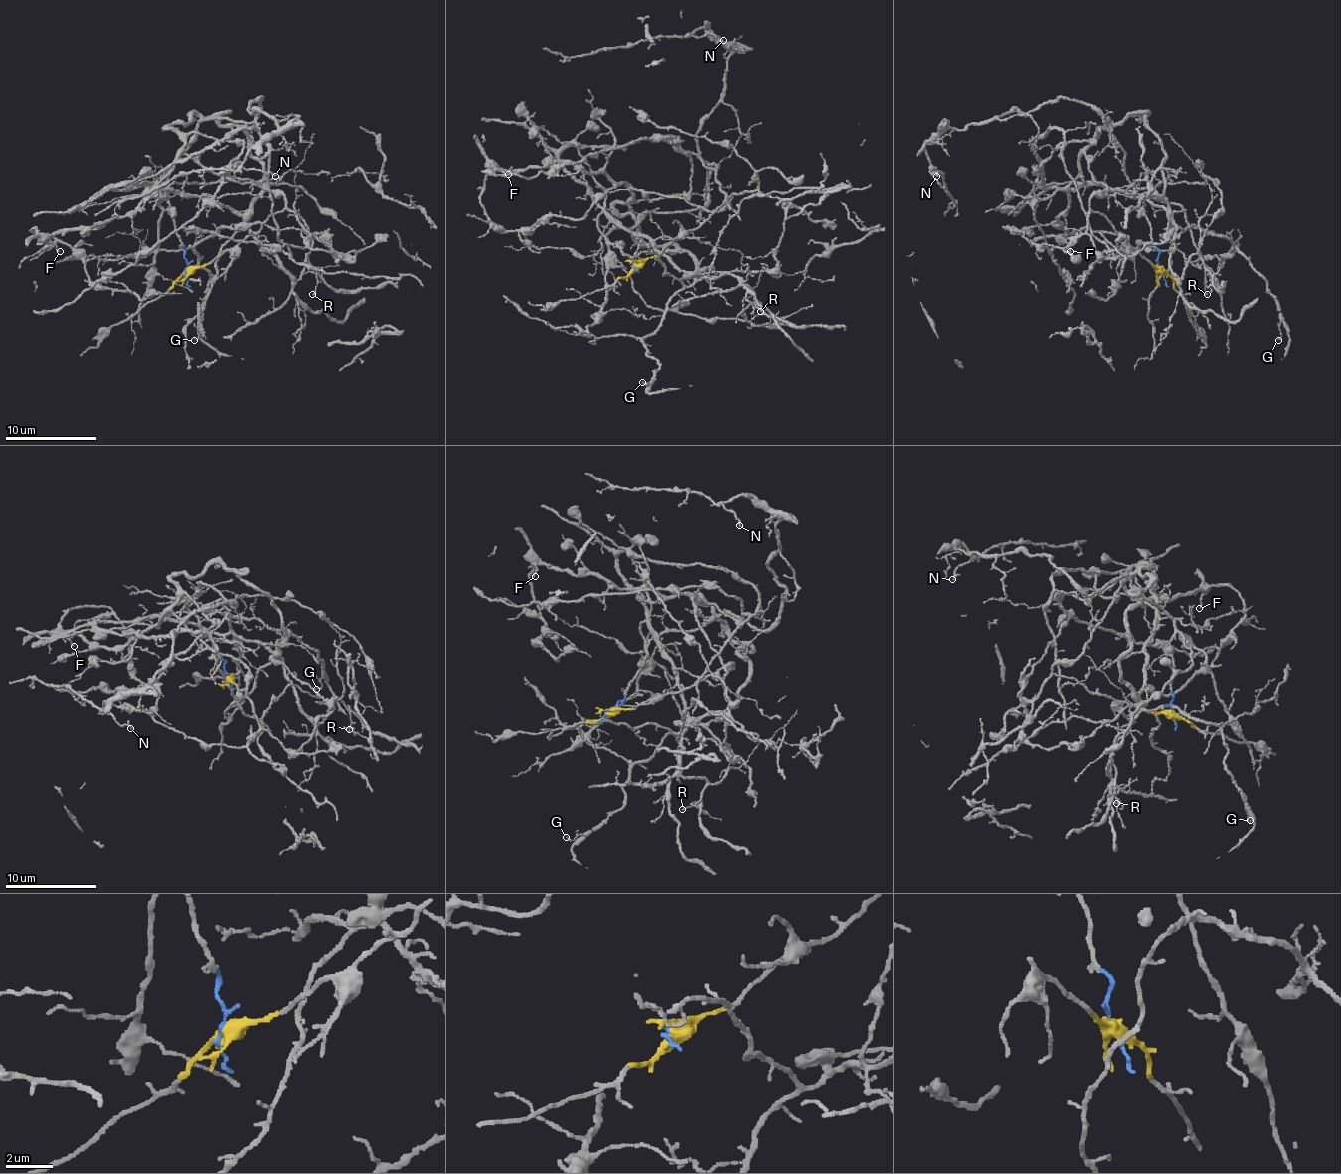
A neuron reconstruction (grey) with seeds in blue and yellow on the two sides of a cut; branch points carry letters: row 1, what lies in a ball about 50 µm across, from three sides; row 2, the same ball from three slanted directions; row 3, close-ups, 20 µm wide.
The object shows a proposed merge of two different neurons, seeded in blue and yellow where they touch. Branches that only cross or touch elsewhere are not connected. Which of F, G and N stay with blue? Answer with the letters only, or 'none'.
N

